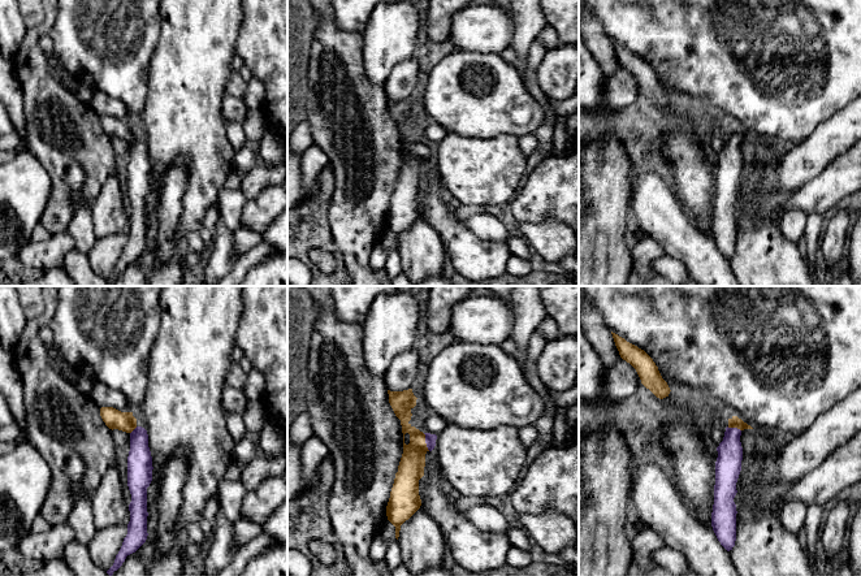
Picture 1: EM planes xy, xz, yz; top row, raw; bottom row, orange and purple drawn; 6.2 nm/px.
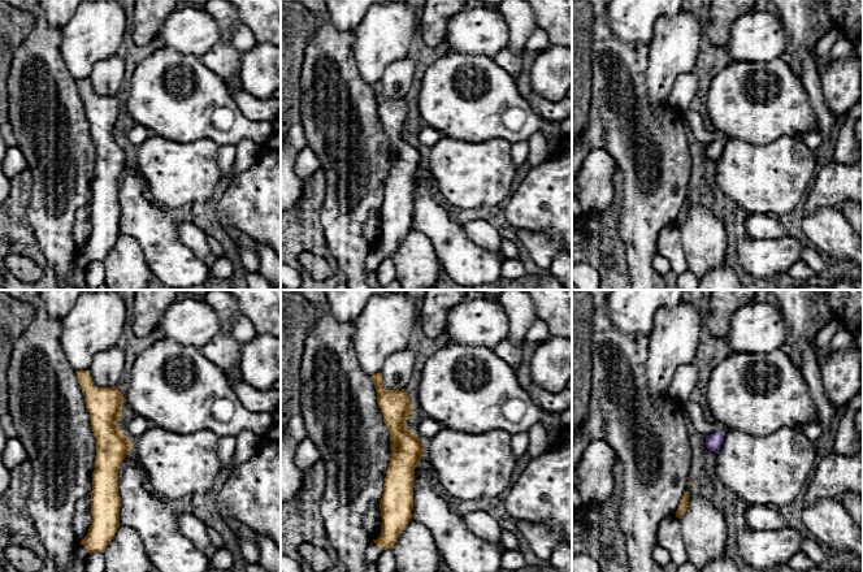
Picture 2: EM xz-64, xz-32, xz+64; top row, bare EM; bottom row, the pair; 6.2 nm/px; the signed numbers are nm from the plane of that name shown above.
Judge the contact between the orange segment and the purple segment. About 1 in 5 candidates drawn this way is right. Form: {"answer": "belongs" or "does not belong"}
{"answer": "belongs"}

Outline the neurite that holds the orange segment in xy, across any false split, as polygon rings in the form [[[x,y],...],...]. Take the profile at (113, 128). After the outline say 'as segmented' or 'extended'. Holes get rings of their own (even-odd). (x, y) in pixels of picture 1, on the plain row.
[[[101,116],[100,125],[109,138],[118,138],[130,143],[127,165],[127,195],[131,203],[129,213],[130,230],[127,233],[127,243],[116,264],[114,272],[107,280],[111,286],[122,274],[126,265],[135,261],[147,248],[147,196],[152,190],[153,176],[147,139],[137,134],[133,121]]] | extended

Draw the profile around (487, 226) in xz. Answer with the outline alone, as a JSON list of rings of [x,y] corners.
[[[472,215],[464,222],[473,234],[484,241],[505,242],[509,239],[505,225],[492,215]]]

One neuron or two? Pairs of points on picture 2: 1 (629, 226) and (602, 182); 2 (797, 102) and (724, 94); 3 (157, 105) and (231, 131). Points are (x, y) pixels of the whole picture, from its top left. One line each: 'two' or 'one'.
1: two
2: one
3: one

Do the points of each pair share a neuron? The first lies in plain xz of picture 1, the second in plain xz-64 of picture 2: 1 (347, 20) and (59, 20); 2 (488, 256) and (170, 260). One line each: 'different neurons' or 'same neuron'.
1: same neuron
2: same neuron

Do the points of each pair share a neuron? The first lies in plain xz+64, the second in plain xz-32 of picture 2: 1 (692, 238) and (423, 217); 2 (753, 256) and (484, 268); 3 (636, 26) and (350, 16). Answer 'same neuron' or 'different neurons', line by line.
1: different neurons
2: same neuron
3: same neuron

